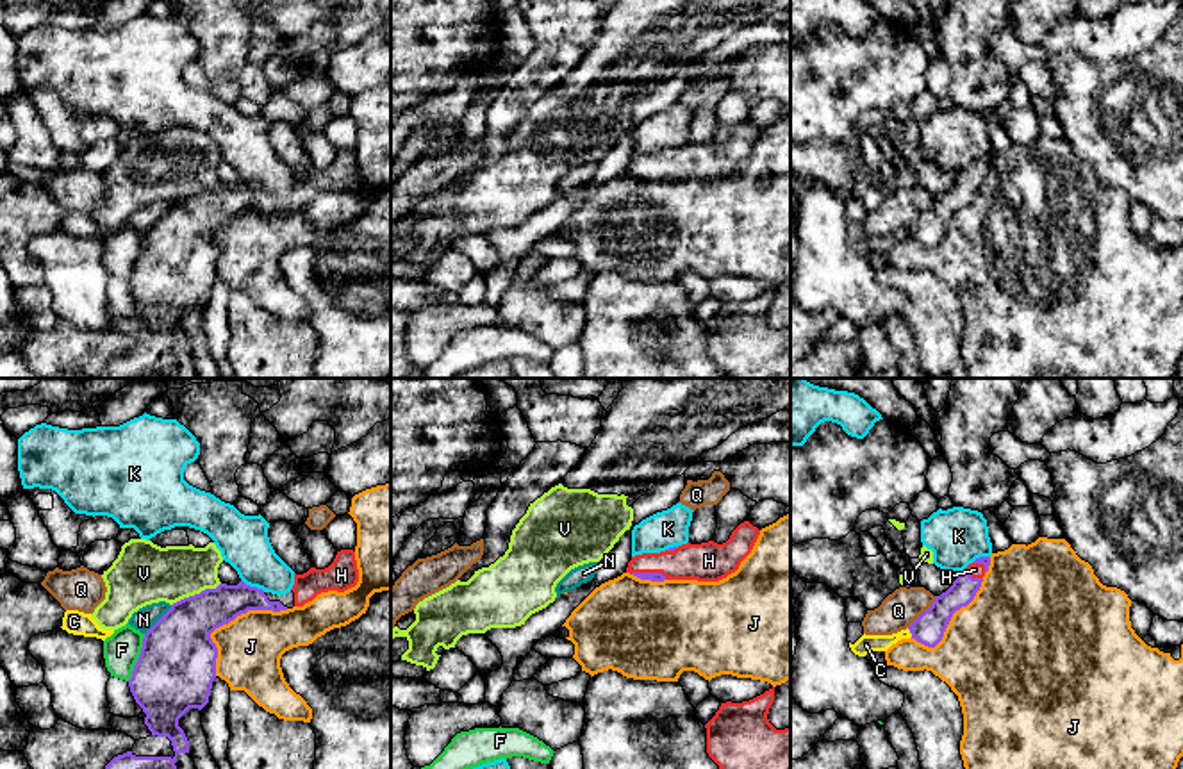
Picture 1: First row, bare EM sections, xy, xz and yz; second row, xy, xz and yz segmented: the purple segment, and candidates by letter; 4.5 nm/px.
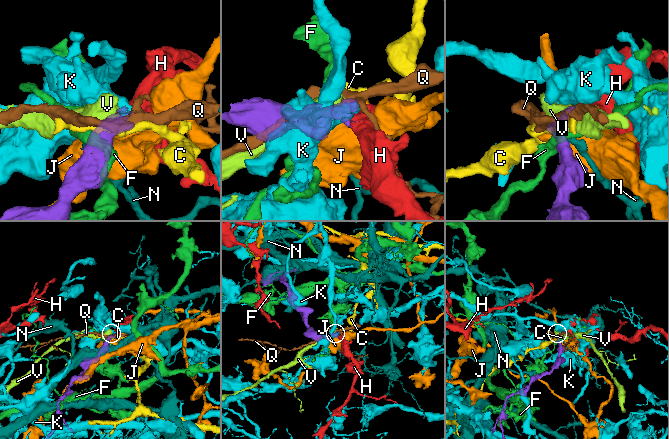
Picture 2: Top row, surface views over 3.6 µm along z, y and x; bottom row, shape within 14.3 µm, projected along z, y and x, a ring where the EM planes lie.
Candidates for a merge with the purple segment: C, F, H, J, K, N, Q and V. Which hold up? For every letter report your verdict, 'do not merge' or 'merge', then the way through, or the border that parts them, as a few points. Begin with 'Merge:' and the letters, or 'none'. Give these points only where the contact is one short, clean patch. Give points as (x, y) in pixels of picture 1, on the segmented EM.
Merge: H
C: do not merge; border yz (907, 628), (912, 636)
F: do not merge; border xy (145, 634), (141, 653), (127, 680)
H: merge
J: do not merge
K: do not merge
N: do not merge; border xy (172, 605), (145, 634)
Q: do not merge; border yz (935, 596), (907, 627)
V: do not merge; border xy (220, 582), (172, 605)

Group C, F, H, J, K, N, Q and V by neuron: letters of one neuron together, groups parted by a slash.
C / F / H / J / K / N / Q / V

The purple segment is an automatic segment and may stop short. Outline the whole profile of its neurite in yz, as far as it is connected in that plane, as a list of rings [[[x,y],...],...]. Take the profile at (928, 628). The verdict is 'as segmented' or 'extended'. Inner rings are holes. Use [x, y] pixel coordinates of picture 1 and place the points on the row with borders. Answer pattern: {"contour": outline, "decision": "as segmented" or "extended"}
{"contour": [[[990,557],[976,558],[956,576],[946,592],[935,596],[931,607],[908,626],[912,639],[935,648],[942,641],[953,614],[974,599],[989,566]]], "decision": "extended"}

